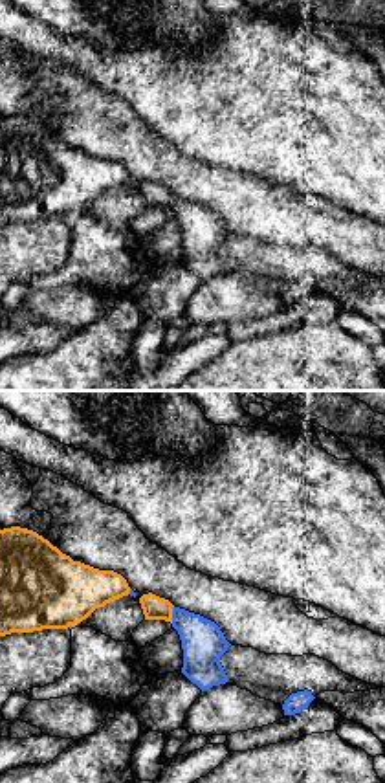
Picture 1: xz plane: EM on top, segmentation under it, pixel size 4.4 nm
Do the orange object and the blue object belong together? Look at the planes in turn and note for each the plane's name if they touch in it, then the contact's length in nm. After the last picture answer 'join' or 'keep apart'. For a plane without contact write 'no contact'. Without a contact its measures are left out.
xz | 80 nm

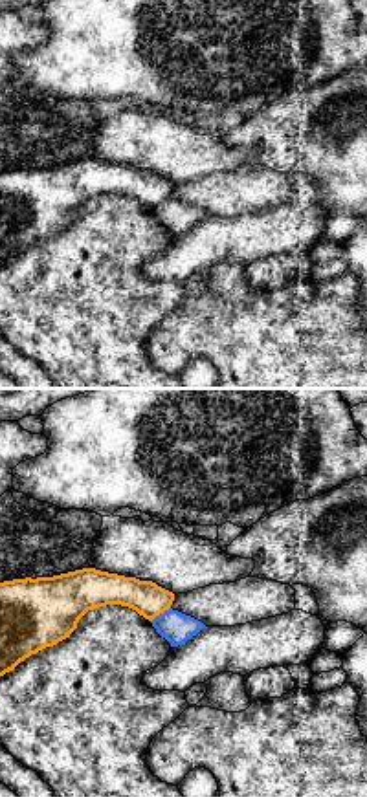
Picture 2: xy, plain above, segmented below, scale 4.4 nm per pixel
xy | 110 nm

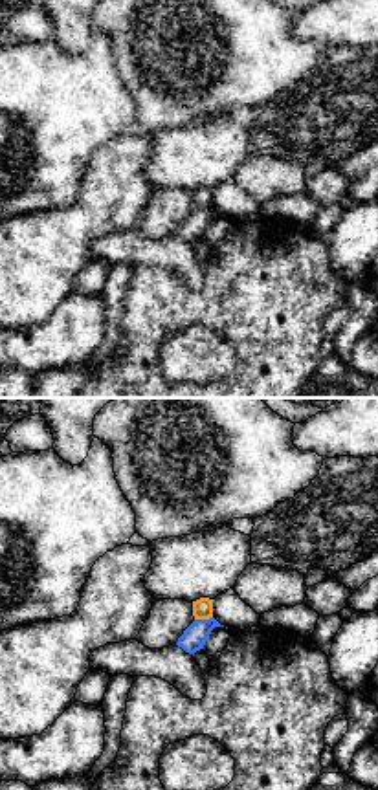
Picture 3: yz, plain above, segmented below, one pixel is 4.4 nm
yz | 80 nm

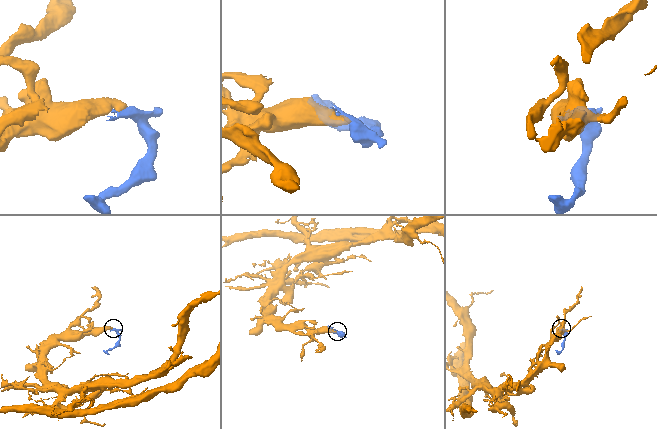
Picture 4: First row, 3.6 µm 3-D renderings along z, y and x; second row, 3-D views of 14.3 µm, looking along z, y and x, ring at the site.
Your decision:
keep apart

